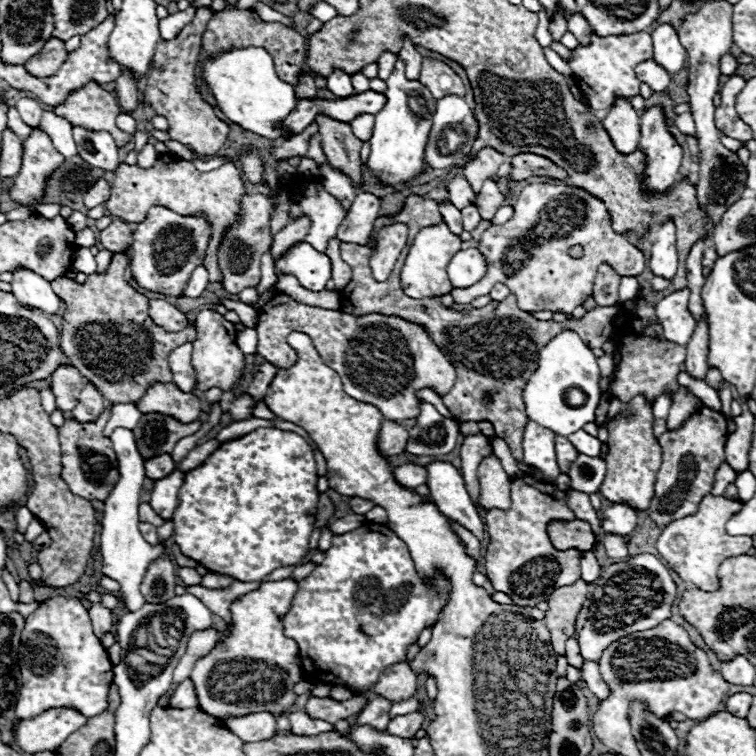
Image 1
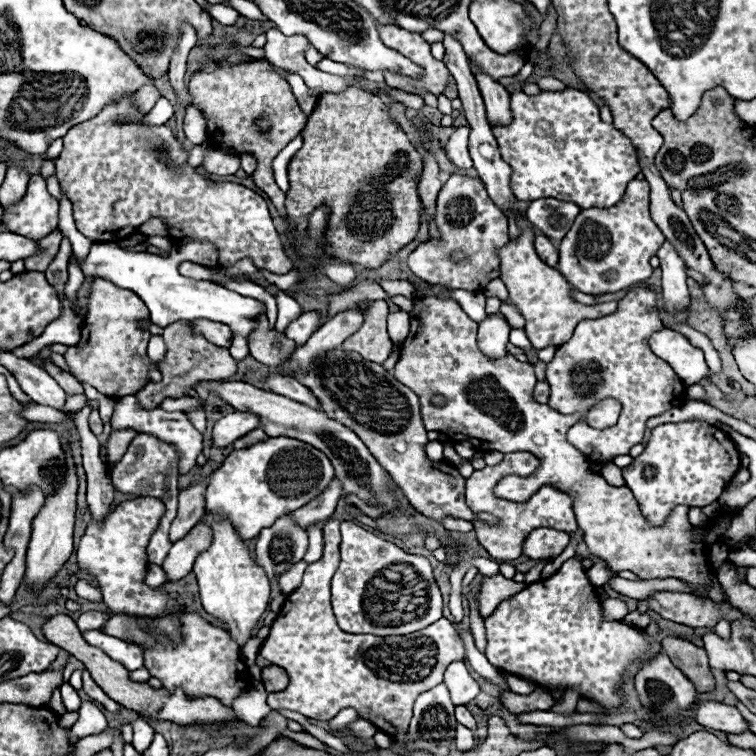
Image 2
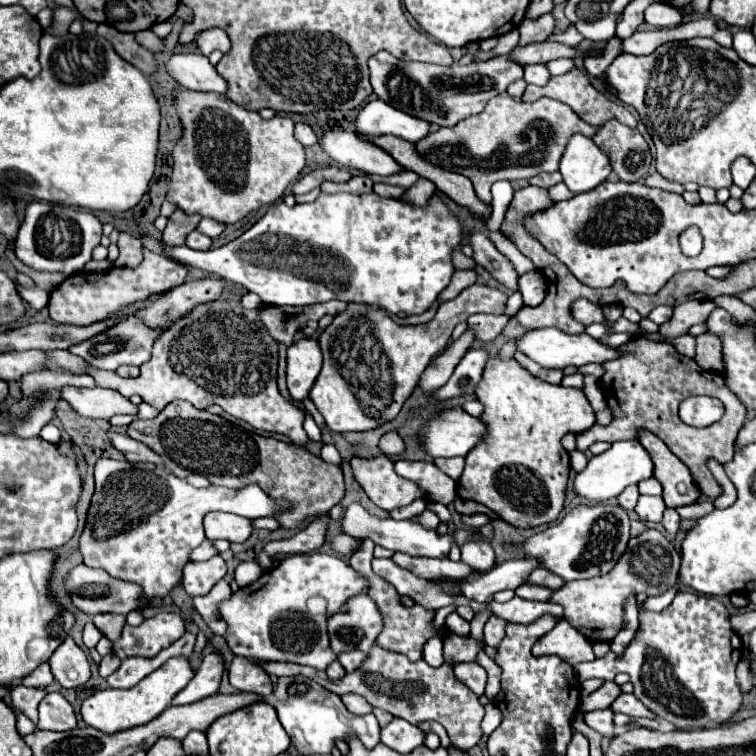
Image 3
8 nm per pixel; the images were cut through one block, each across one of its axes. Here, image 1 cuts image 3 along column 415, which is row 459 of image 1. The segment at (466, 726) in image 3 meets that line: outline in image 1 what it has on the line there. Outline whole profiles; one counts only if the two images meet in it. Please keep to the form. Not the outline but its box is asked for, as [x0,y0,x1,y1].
[648,406,728,528]

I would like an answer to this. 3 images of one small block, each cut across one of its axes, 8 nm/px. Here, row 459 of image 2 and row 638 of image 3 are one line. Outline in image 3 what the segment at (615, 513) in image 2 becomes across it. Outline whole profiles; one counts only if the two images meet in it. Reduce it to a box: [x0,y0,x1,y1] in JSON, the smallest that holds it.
[532,618,596,666]

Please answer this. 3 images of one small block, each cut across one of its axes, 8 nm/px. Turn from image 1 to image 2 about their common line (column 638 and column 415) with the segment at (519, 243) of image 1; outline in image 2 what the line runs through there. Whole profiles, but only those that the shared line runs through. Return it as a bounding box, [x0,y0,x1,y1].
[408,174,508,292]

